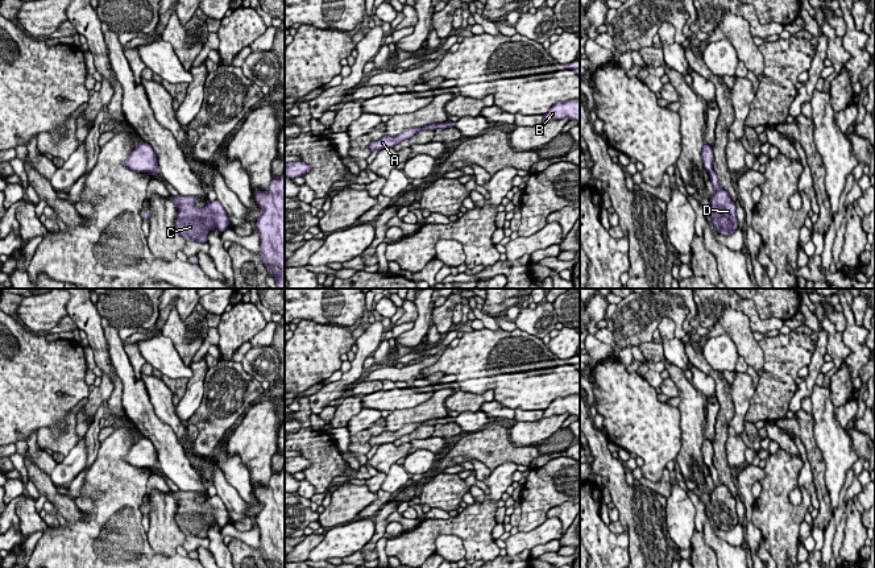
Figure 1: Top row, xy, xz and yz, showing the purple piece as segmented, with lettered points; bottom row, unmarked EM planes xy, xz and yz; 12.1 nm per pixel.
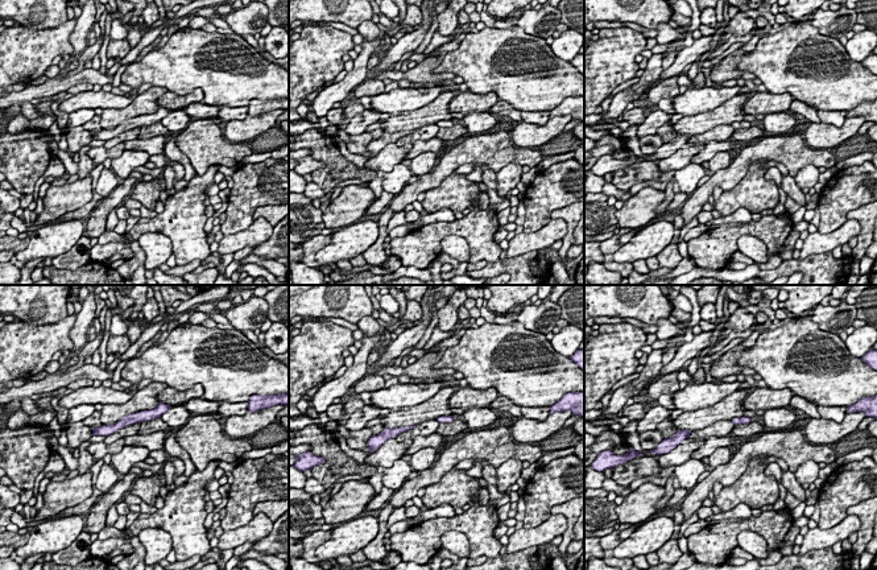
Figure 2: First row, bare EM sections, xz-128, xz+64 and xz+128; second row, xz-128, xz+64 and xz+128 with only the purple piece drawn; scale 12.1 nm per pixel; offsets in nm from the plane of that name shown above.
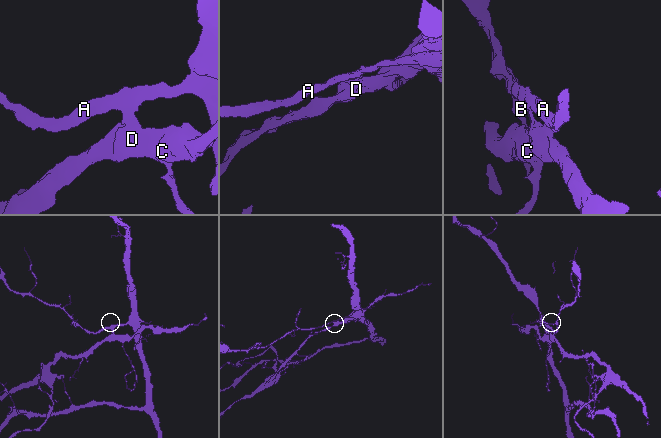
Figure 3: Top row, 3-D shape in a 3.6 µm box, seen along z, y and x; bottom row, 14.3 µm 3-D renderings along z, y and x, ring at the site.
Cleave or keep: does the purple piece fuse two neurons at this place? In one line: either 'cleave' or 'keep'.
cleave

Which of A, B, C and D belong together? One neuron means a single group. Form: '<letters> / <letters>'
A B / C D

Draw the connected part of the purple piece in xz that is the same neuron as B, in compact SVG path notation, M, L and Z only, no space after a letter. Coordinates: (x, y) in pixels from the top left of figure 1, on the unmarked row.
M580 394L559 397L543 410L543 416L552 416L568 412L580 419Z

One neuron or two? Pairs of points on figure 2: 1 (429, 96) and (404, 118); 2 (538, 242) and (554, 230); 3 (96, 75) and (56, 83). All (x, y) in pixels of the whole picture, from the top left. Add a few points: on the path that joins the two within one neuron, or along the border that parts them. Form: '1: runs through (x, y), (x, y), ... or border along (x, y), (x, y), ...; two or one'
1: border along (439, 93), (418, 108), (392, 115); two
2: runs through (542, 239), (550, 232); one
3: runs through (86, 75), (66, 82); one

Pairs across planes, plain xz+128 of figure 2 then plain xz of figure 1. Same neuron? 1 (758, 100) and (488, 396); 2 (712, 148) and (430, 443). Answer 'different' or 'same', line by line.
1: same
2: same

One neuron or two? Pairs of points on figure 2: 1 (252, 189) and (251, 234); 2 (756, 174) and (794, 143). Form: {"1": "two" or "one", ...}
{"1": "two", "2": "two"}

